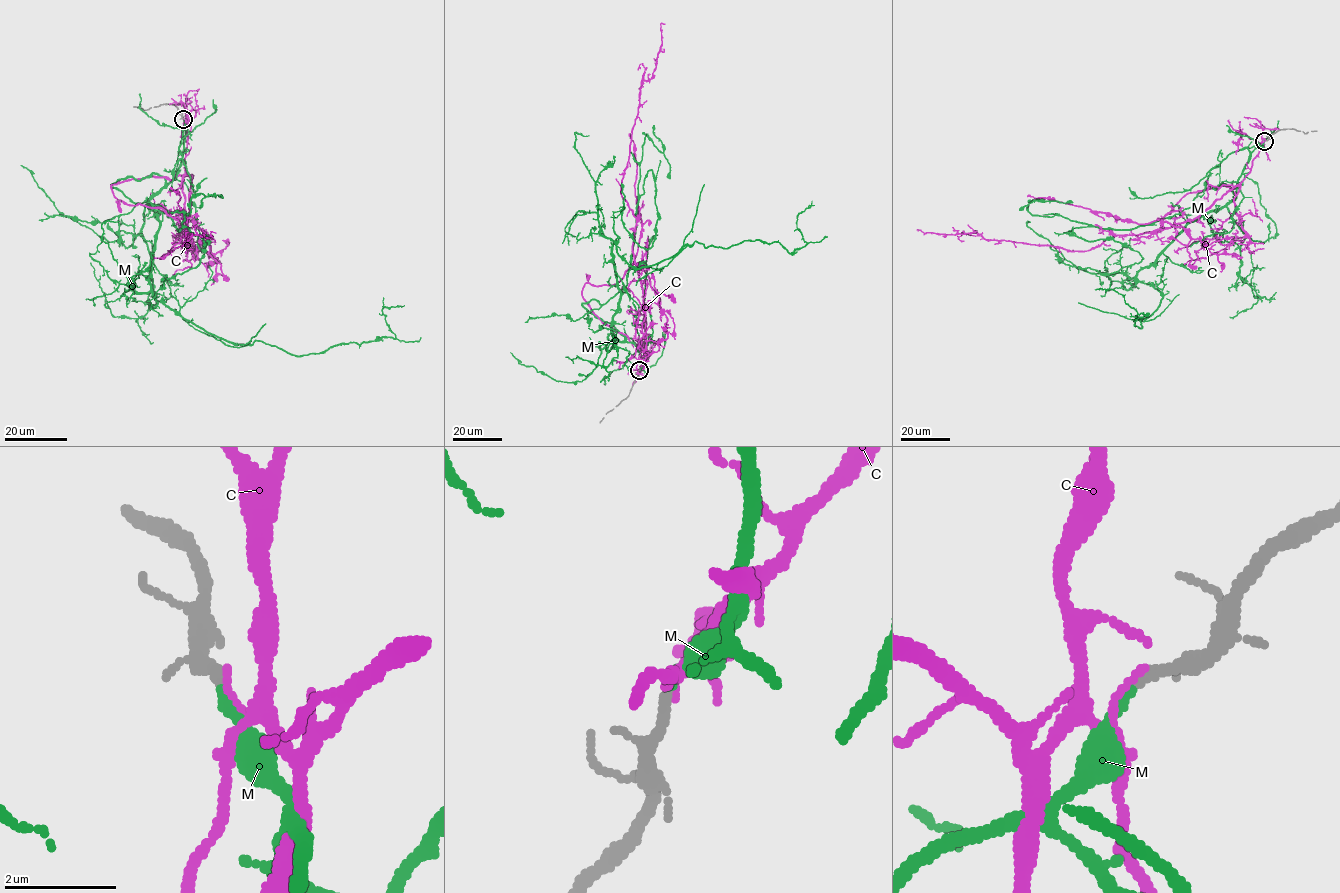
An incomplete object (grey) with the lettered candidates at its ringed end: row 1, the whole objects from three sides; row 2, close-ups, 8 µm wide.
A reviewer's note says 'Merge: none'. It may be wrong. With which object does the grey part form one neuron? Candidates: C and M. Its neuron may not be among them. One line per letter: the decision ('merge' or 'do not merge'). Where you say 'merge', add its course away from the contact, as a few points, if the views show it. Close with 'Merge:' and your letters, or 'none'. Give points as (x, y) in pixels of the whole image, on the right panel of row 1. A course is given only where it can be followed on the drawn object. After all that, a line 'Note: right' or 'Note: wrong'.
C: do not merge
M: merge | via (1264, 141), (1236, 197), (1138, 272), (1162, 298), (1142, 327), (1121, 294), (1095, 289)
Merge: M
Note: wrong

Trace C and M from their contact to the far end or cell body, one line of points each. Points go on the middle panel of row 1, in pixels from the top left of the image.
C: (639, 371), (644, 294), (632, 249), (636, 219), (621, 180), (640, 87), (655, 70), (665, 24)
M: (639, 370), (611, 329), (614, 242), (640, 268), (695, 241), (792, 253), (812, 201)

